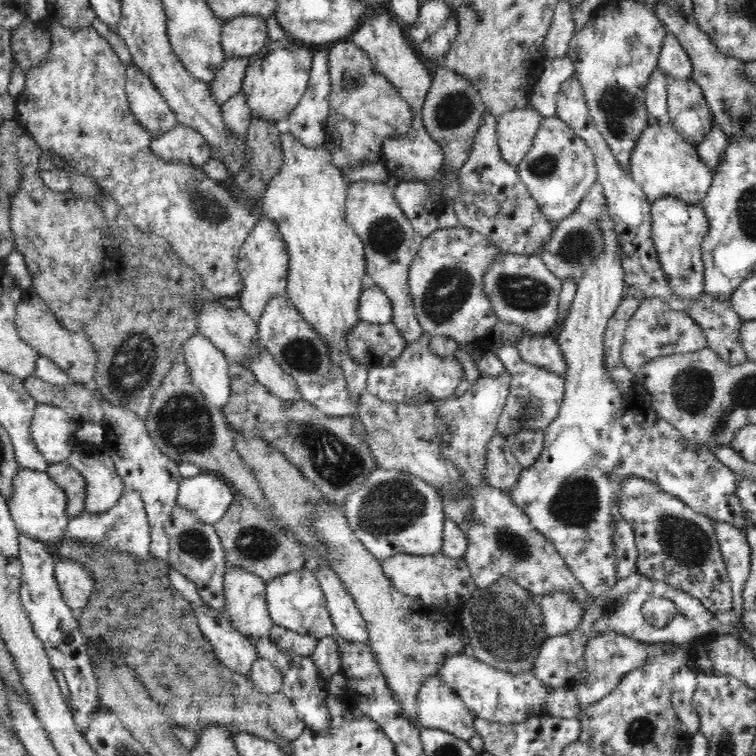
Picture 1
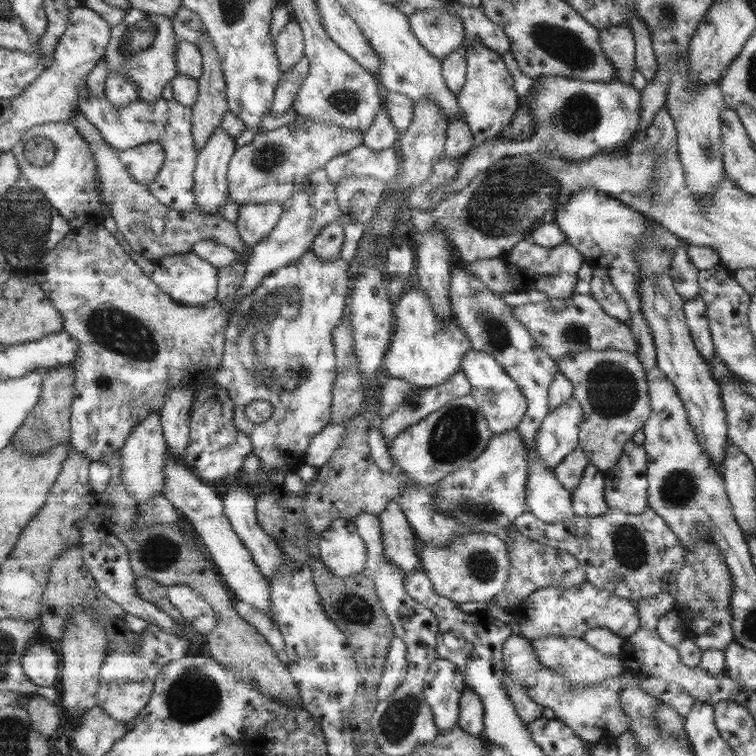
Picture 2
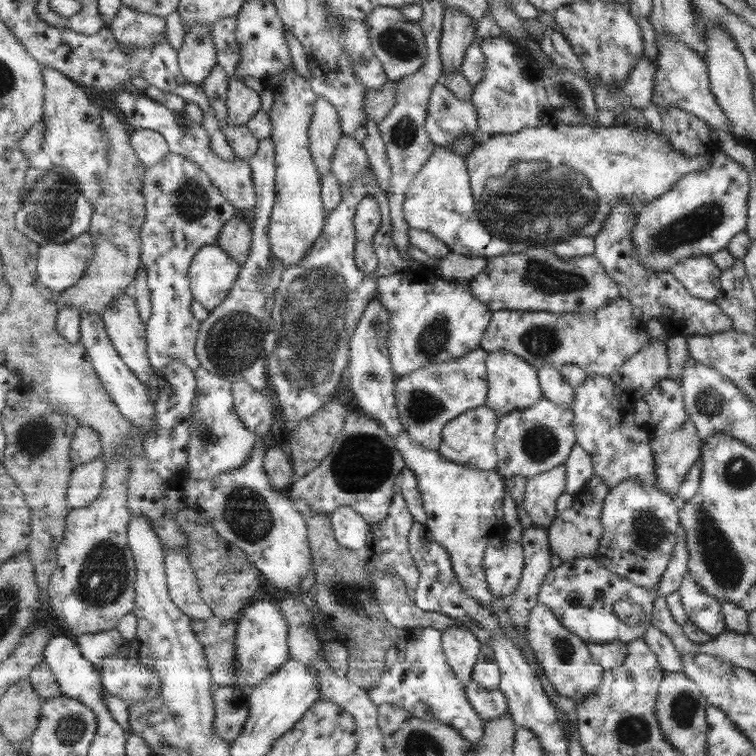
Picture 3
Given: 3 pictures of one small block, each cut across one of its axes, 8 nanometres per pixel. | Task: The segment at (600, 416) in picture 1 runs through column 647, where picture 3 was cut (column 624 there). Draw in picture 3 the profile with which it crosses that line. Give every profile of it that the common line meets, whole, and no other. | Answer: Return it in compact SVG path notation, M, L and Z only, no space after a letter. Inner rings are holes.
M587 375L580 385L574 387L572 413L575 442L589 455L593 474L608 489L631 478L641 481L649 488L659 489L659 484L655 480L648 434L642 426L636 424L631 410L625 409L624 399L617 394L615 385L608 376Z

